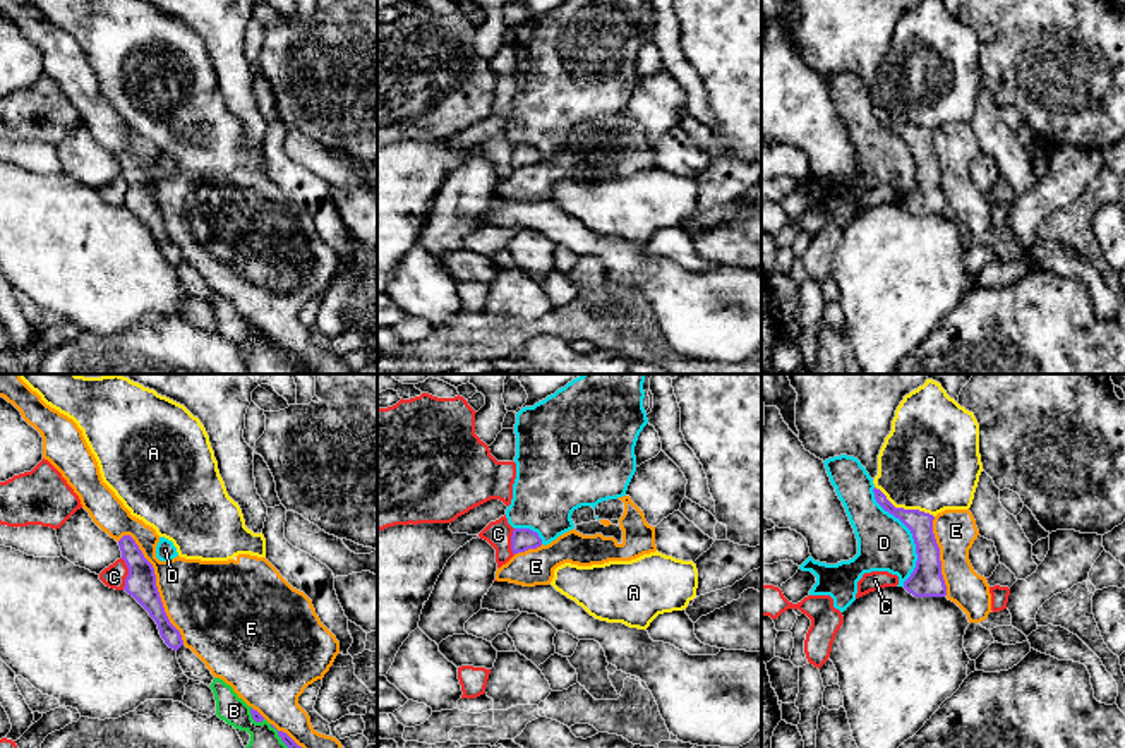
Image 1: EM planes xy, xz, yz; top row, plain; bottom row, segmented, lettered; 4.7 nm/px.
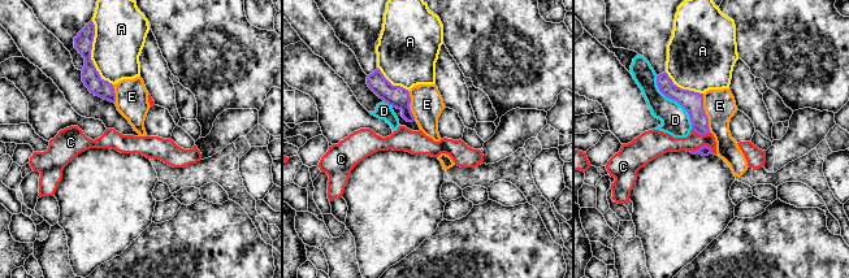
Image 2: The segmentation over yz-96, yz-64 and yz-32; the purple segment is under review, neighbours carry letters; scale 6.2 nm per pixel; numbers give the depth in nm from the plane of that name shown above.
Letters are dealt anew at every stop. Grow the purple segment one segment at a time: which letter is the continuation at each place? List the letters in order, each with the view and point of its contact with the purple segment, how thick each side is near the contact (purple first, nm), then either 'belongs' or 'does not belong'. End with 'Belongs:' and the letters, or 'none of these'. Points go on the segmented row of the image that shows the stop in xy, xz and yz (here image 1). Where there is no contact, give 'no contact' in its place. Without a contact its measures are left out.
A: yz (902, 508) | 120/460 nm | does not belong
B: xy (278, 735) | 50/140 nm | does not belong
C: xy (129, 573) | 140/110 nm | does not belong
D: yz (913, 536) | 160/260 nm | does not belong
E: xy (156, 587) | 140/380 nm | does not belong
Belongs: none of these

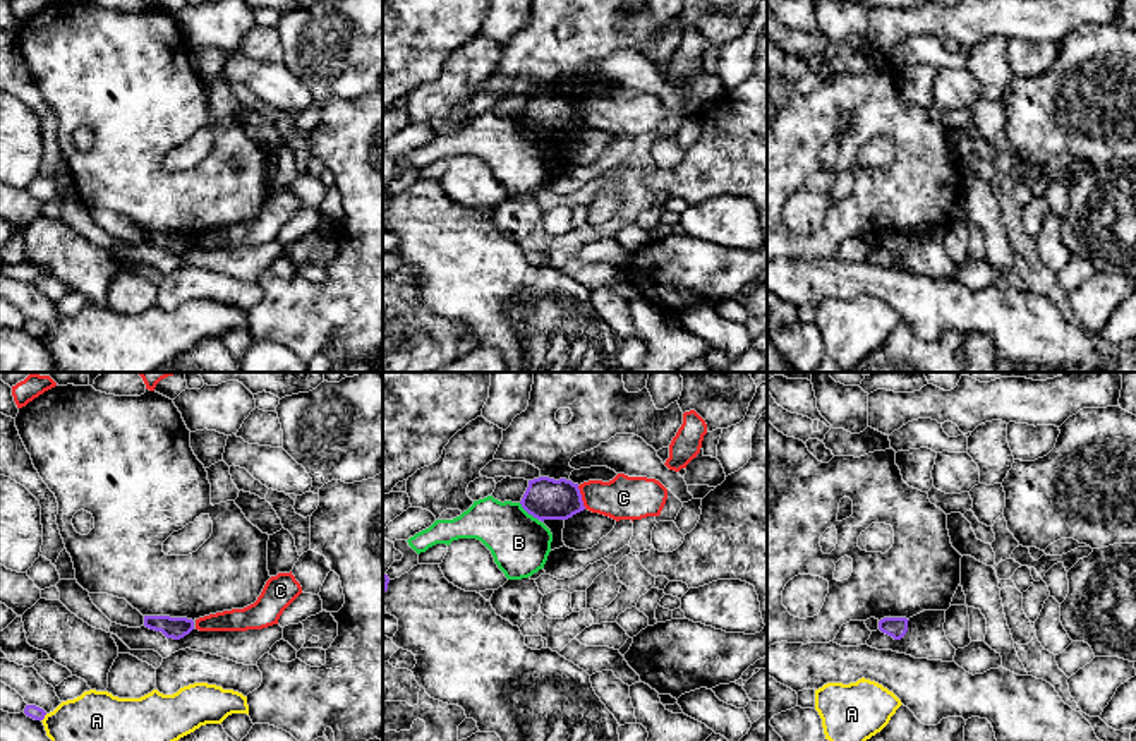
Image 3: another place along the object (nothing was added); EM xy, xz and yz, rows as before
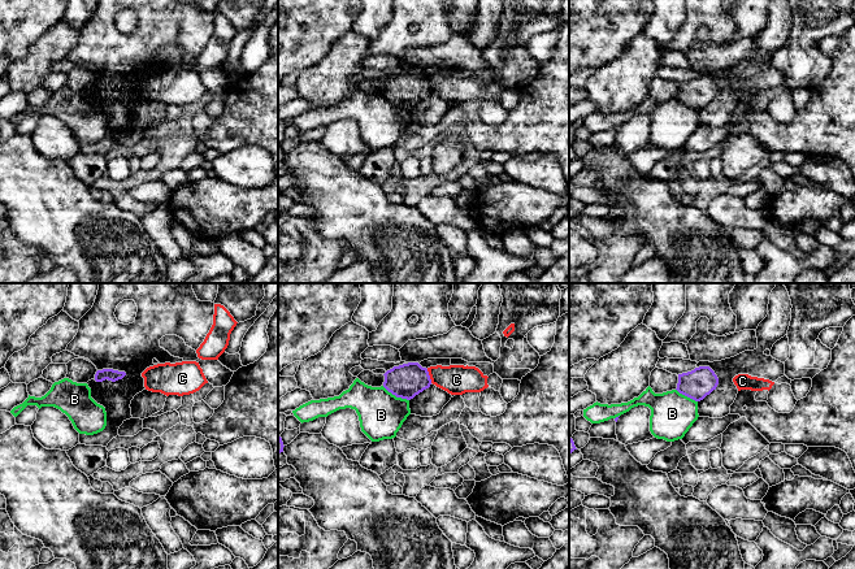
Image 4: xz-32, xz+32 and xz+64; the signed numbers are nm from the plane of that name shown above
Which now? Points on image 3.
A: xy (43, 717) | 70/240 nm | does not belong
B: xz (529, 513) | 190/280 nm | does not belong
C: xz (580, 498) | 190/200 nm | does not belong
Belongs: none of these

